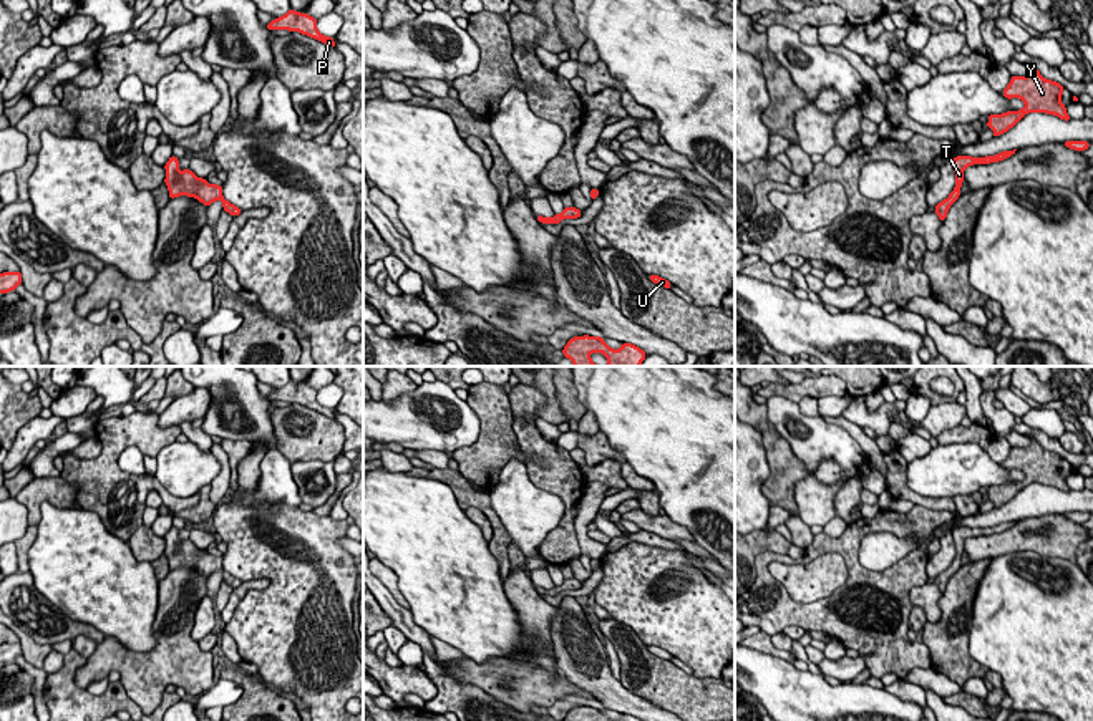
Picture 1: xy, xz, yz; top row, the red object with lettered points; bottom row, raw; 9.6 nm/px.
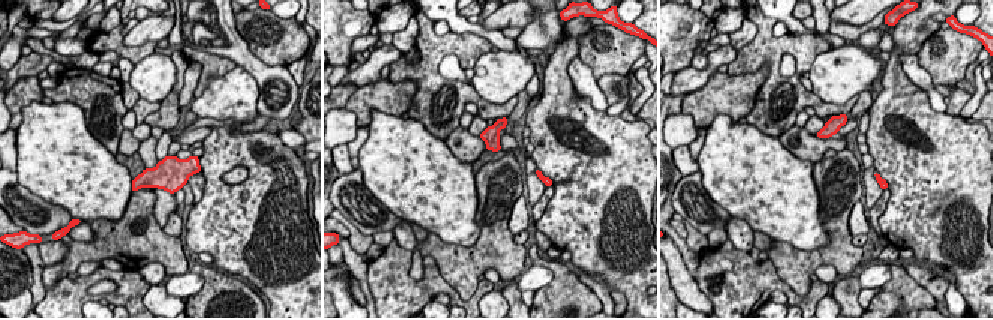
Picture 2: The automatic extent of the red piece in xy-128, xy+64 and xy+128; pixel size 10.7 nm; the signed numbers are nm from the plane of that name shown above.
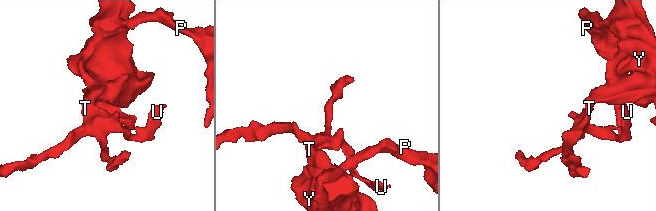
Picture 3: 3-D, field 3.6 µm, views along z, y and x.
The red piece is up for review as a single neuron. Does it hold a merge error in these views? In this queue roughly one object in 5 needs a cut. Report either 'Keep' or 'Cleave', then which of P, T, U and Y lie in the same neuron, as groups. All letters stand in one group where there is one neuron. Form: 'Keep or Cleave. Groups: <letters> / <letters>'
Keep. Groups: P T U Y

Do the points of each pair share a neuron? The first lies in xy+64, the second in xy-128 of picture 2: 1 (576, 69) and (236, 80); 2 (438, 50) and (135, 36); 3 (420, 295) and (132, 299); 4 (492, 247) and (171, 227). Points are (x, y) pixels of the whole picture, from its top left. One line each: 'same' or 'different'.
1: same
2: different
3: same
4: different

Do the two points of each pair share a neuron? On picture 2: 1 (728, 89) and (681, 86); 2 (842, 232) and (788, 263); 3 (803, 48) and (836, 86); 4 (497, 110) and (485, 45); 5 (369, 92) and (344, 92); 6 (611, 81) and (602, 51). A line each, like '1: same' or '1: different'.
1: different
2: same
3: different
4: same
5: different
6: different

